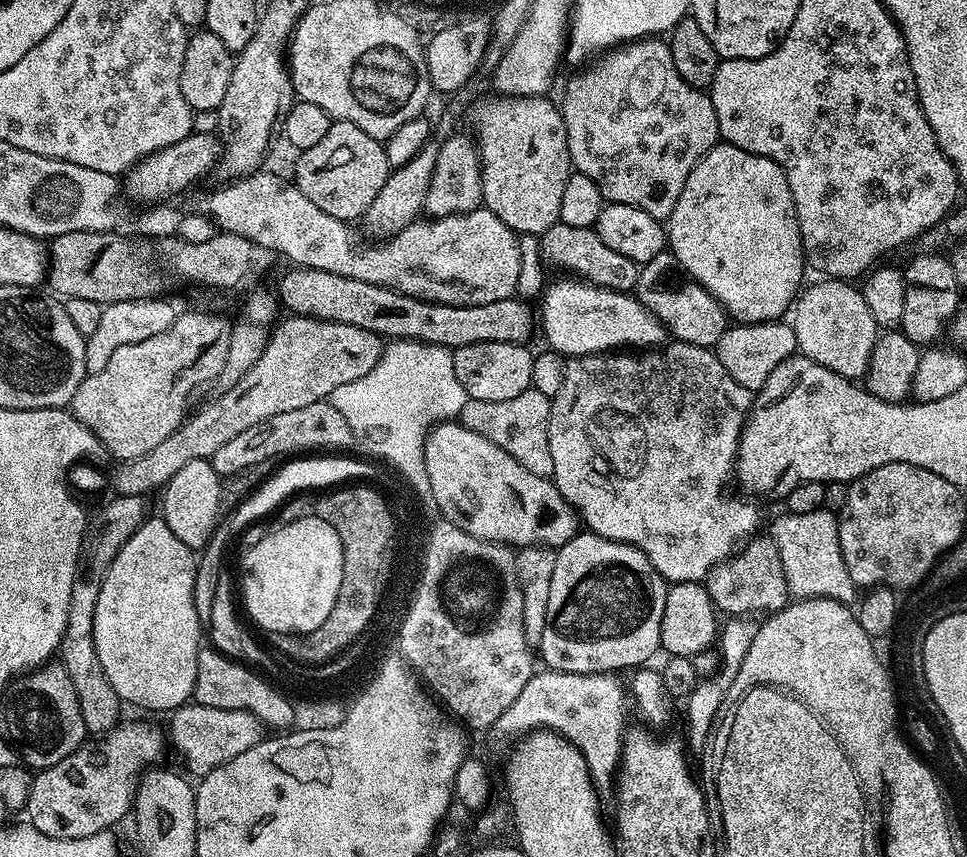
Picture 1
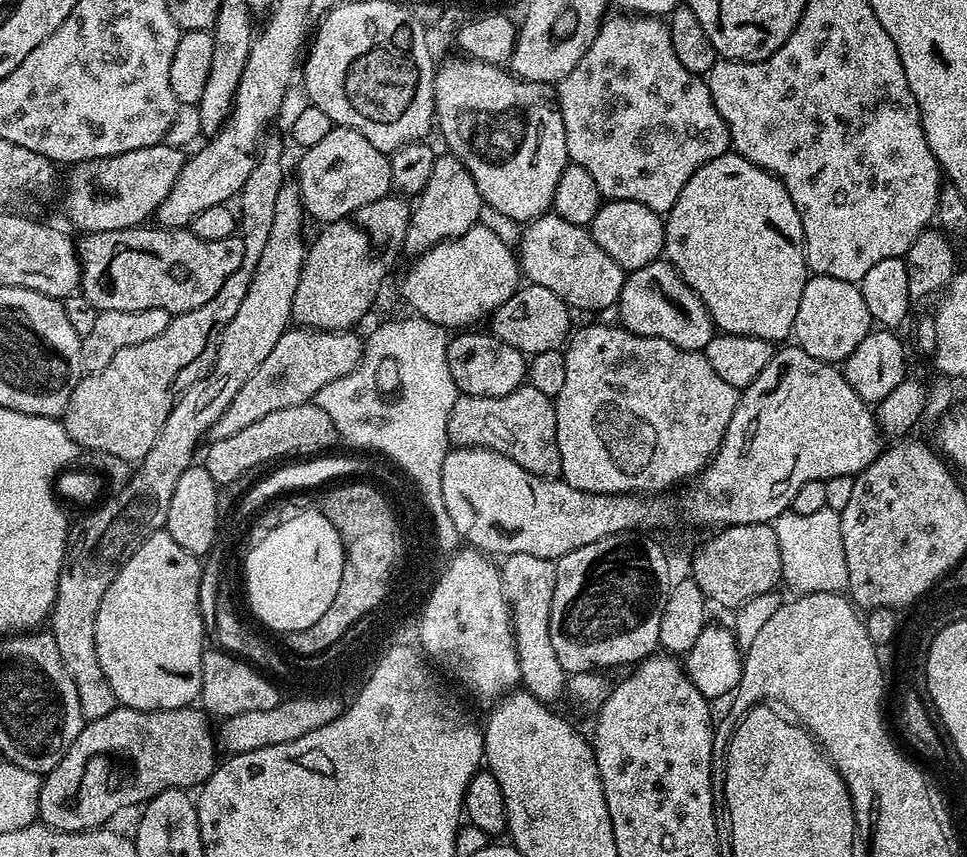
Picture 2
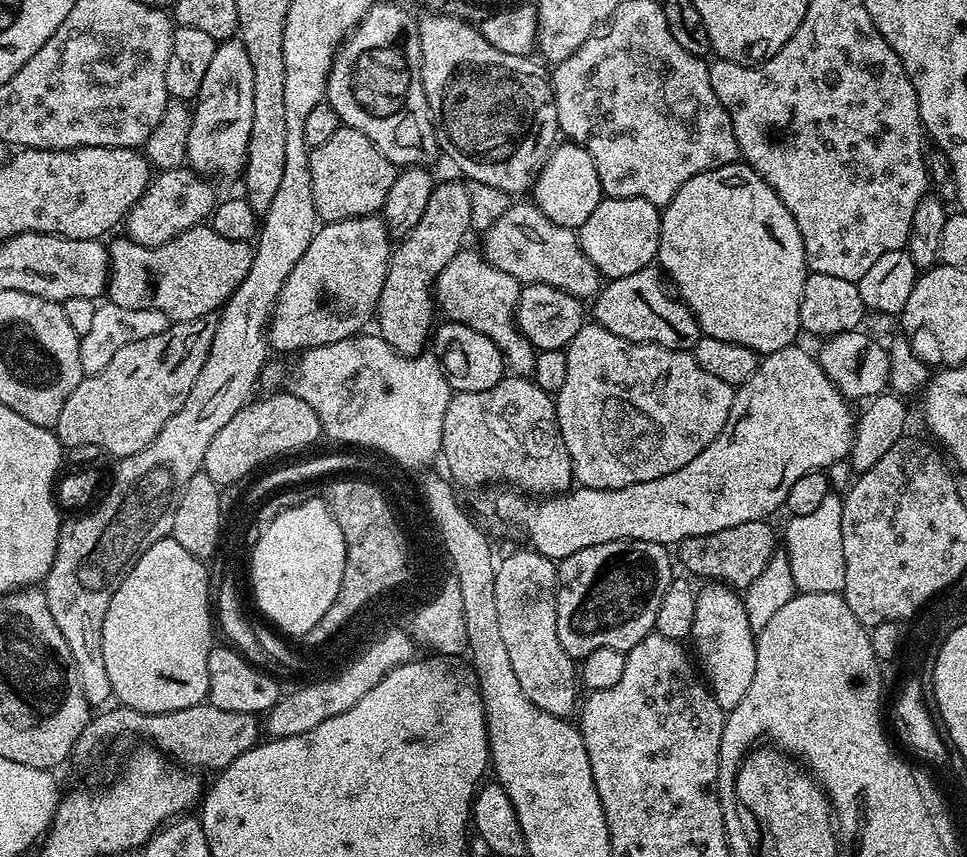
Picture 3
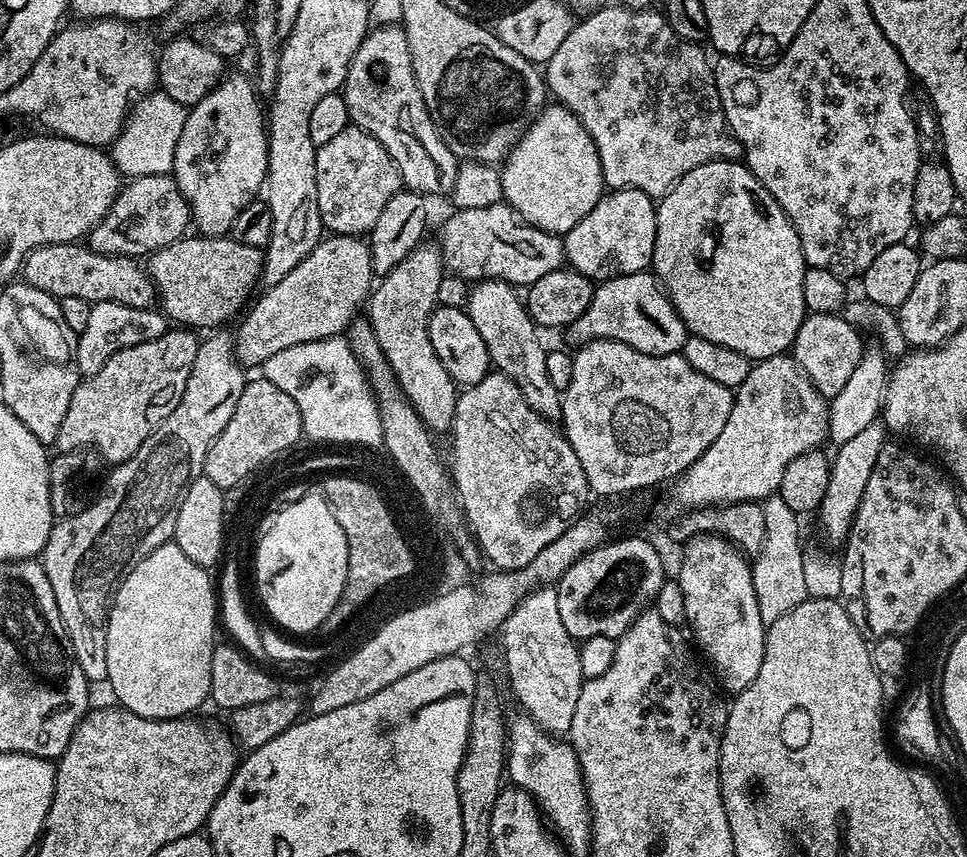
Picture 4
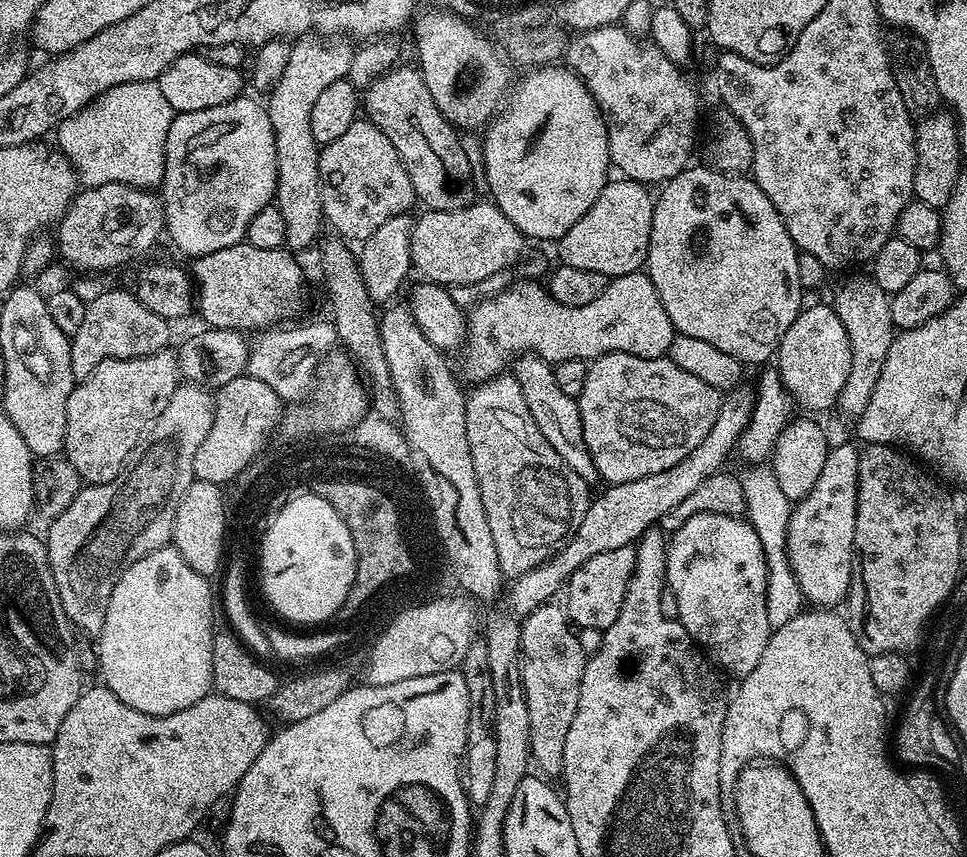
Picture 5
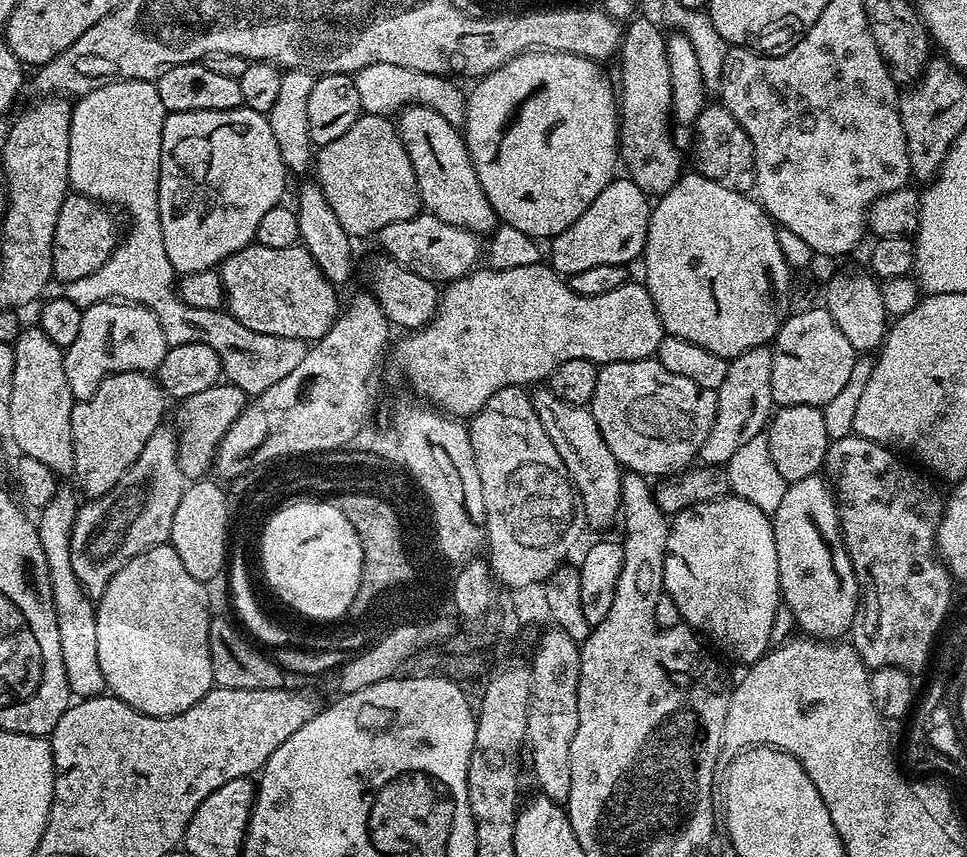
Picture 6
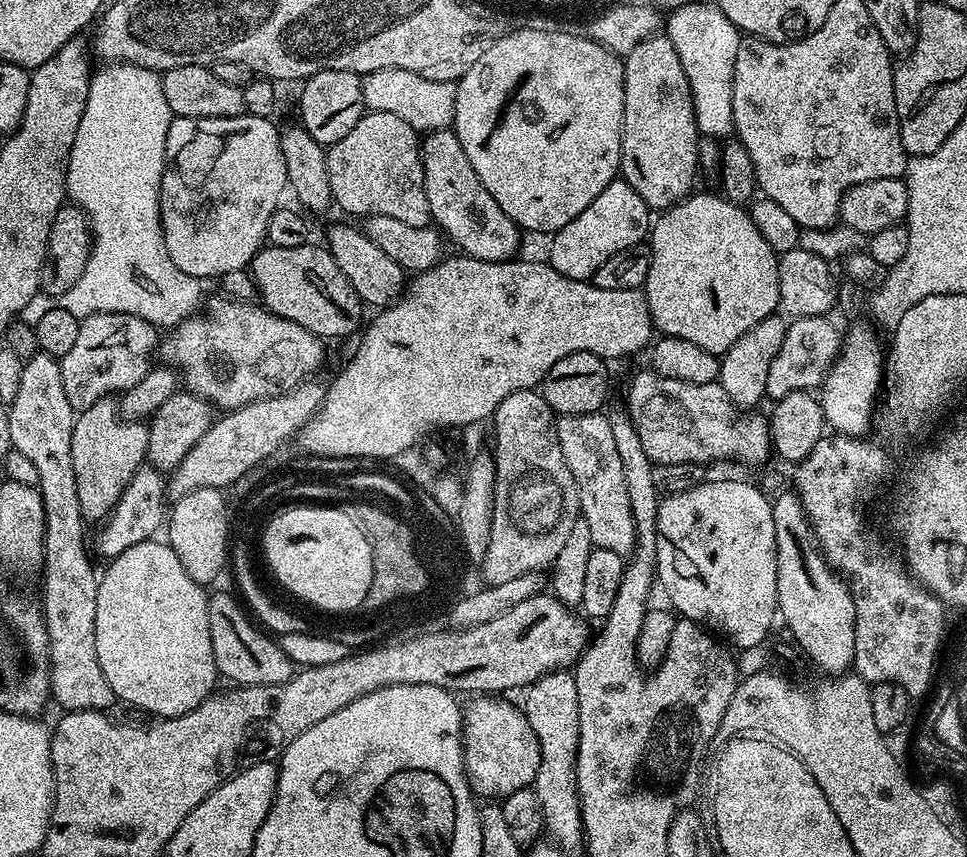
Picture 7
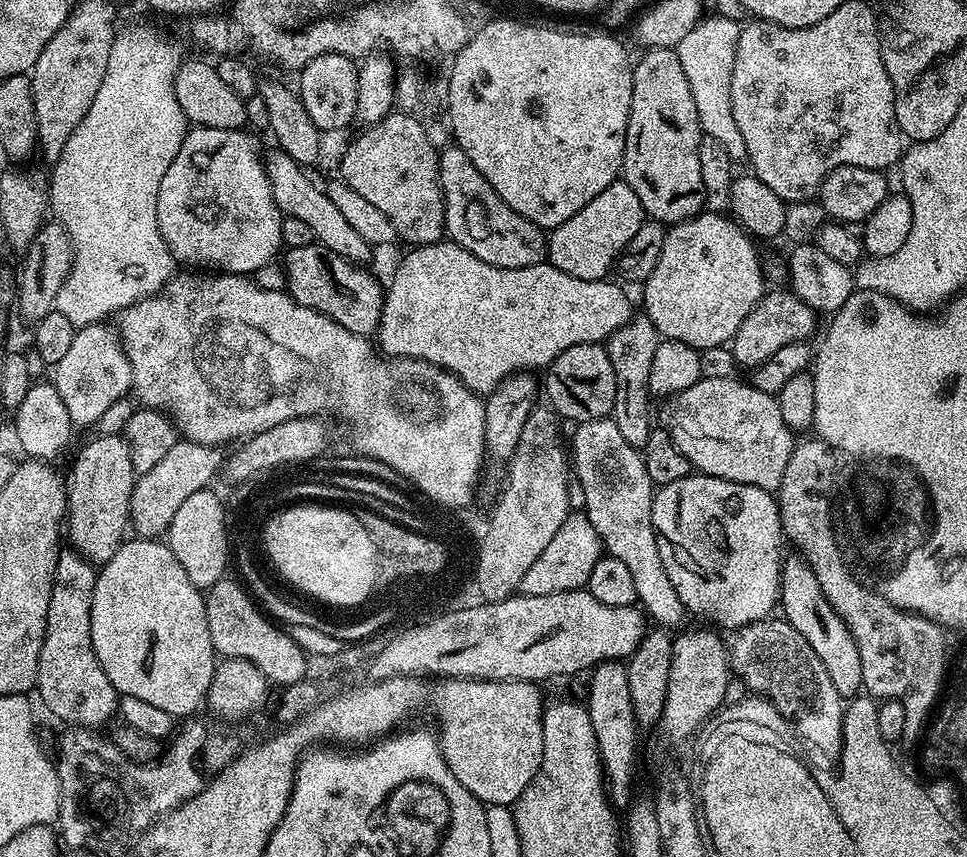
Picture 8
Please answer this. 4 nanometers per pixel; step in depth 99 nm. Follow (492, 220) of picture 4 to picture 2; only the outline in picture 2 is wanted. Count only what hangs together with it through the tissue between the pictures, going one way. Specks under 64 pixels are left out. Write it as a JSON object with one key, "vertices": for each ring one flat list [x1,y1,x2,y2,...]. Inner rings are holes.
{"vertices":[[545,214,536,220,527,221,523,225,521,242,518,247,518,263,520,271,531,283,546,286,546,290,554,290,558,298,568,305,569,309,581,308,584,312,604,312,607,308,615,309,620,302,622,286,626,273,598,242,594,242,591,231,583,224,566,222,566,218,555,214]]}

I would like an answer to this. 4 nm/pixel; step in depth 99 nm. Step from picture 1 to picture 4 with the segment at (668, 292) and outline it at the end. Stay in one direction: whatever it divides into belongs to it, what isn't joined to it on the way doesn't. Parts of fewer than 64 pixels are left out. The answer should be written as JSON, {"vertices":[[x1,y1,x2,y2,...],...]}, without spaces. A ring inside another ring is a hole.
{"vertices":[[645,270,599,281,592,289,592,301,590,306,586,306,586,314,582,314,582,318,568,325,566,335,573,340,573,345,576,346,589,344,591,340,617,340,642,354,665,356,666,354,683,353,684,344,688,341,690,333,682,322,678,310,674,310,672,299,668,297,660,281,651,271]]}

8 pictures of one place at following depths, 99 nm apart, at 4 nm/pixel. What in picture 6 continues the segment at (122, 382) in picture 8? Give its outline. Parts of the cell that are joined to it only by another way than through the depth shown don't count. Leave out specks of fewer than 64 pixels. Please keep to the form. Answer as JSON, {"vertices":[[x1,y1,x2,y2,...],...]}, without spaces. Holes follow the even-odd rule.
{"vertices":[[103,300,83,309,82,326,78,329,78,338,74,338,74,342,70,342,70,346,63,349,66,382,72,391,73,401,90,398,90,394,94,394,94,390,98,390,98,386,110,374,119,372,155,373,159,369,162,358,166,358,168,349,166,334,158,322,158,318,149,308,119,300]]}

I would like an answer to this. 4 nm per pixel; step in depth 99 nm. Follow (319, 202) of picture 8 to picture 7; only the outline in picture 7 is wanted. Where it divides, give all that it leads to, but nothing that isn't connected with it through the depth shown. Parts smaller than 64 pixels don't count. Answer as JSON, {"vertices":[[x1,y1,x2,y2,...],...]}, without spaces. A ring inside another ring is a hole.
{"vertices":[[336,224,328,232,326,241,328,253,334,258,338,270,346,274,346,282,354,286,358,298,372,310,379,310,395,304,404,295,406,287,406,273,394,258,386,255,386,250,374,246,370,238,359,227,351,228,348,224]]}

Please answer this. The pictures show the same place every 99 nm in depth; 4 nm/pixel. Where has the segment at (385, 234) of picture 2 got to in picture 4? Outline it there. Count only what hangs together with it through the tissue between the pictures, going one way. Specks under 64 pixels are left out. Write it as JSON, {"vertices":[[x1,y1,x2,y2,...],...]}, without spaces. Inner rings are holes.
{"vertices":[[325,235,282,282,267,285,265,292,255,297,256,305,254,300,243,313,240,326,234,330,236,359,244,366,263,366,266,358,278,354,278,350,347,333,348,325,357,319,359,312,356,311,365,307,373,287,368,240,358,236]]}

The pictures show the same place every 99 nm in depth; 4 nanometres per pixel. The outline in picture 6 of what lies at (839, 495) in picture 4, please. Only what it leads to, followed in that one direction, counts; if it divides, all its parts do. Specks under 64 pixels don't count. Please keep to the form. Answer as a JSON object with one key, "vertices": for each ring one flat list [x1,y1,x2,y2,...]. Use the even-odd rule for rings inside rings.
{"vertices":[[823,475,802,478,789,484,778,510,771,513,774,530,774,546,778,550,778,578,783,607,788,608,796,619,796,628,801,633,817,640,835,641,849,631,856,622,860,606,860,587,850,562,850,554,840,532,840,509,836,503,833,485]]}

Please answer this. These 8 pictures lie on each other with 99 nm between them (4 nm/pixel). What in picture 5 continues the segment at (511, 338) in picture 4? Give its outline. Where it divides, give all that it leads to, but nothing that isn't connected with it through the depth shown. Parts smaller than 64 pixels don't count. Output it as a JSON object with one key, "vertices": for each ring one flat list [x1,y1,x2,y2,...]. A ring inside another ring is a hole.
{"vertices":[[524,354,515,361,515,364,514,375,518,386,522,386,526,410,530,410,530,418,534,418,538,430,542,430,542,438,546,438,546,442,550,442,550,446,554,446,554,450,562,454,566,466,570,466,570,470,574,470,578,478,582,478,590,486,595,485,598,480,596,467,594,458,590,458,590,450,586,450,577,397,562,394,553,365,545,362,540,356]]}

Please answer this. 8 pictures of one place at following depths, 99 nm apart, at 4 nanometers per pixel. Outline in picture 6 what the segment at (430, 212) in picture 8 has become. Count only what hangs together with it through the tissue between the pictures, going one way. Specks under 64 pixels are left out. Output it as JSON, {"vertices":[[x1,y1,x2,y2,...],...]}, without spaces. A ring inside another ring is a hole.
{"vertices":[[362,114,346,134,319,145,314,156,315,172,315,183,326,194,326,202,330,202,348,236,378,234,390,222,406,222,421,215,418,178,414,166,410,166,410,154,402,146,399,127,388,116]]}

